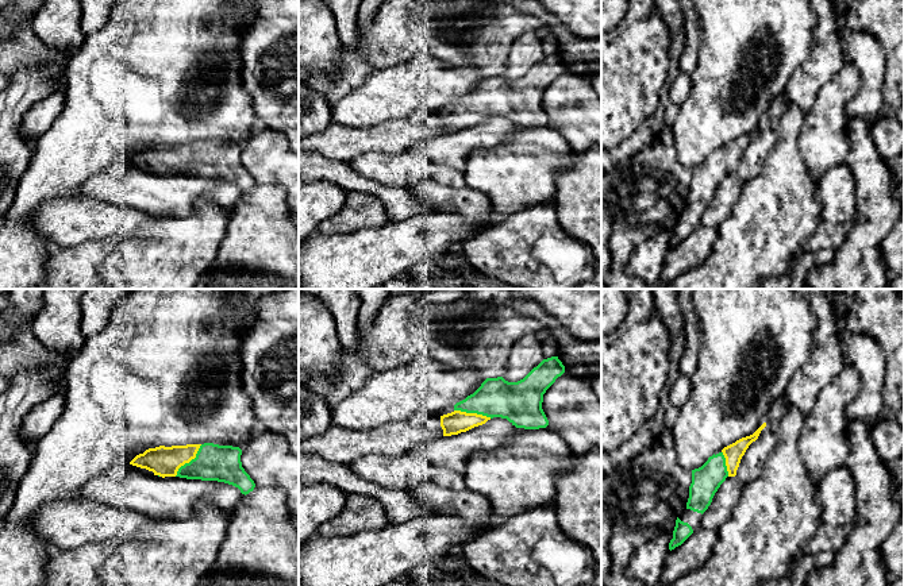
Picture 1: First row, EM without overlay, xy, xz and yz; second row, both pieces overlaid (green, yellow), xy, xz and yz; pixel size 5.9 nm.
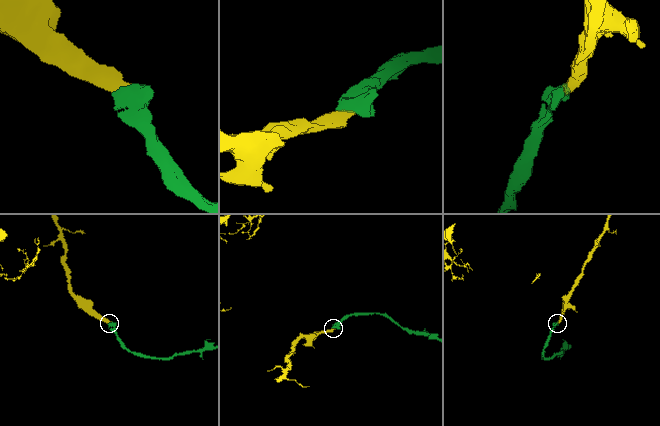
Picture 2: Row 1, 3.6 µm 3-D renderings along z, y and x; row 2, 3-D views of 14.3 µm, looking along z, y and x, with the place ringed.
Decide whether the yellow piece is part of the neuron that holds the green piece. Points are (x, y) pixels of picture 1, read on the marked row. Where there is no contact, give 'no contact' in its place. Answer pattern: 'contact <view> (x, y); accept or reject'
contact xy (191, 461); accept

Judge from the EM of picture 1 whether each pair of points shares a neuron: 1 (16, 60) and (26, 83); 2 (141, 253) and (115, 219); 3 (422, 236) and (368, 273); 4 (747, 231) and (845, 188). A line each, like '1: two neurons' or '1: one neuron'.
1: two neurons
2: two neurons
3: one neuron
4: two neurons

